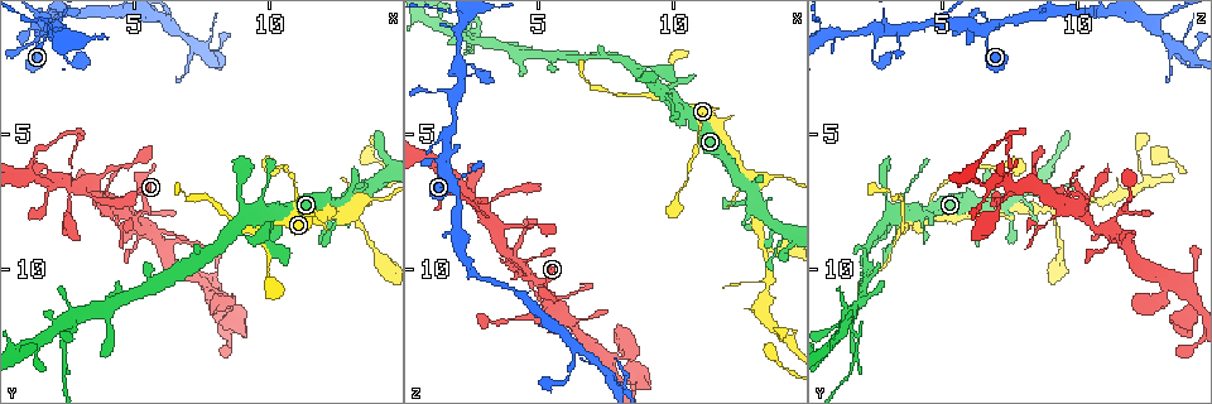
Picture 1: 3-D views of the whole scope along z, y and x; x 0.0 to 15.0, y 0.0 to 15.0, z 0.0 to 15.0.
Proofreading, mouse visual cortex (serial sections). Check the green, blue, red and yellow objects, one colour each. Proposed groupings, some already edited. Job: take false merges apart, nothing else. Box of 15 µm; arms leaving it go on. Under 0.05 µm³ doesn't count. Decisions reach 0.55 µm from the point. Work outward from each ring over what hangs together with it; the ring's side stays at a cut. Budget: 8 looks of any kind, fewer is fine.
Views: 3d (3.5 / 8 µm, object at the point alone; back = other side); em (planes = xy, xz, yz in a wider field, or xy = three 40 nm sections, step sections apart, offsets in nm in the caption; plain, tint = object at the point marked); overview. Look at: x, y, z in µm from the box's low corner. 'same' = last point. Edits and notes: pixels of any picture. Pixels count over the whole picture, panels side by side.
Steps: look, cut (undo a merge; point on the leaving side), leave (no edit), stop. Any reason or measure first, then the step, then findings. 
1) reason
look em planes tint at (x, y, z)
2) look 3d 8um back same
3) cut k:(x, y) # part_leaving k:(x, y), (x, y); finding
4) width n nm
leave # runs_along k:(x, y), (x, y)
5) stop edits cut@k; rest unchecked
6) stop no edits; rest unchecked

narrows sharply
look 3d 8um at (8.6, 8.2, 3.5)

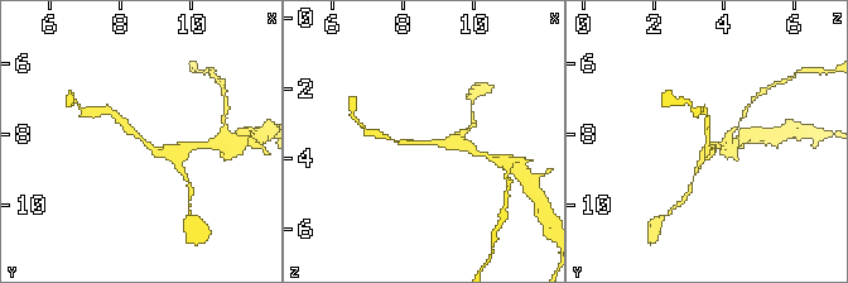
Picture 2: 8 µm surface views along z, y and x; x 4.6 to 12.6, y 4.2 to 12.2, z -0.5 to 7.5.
look em xy step 1 tint at (8.5, 8.1, 3.5)

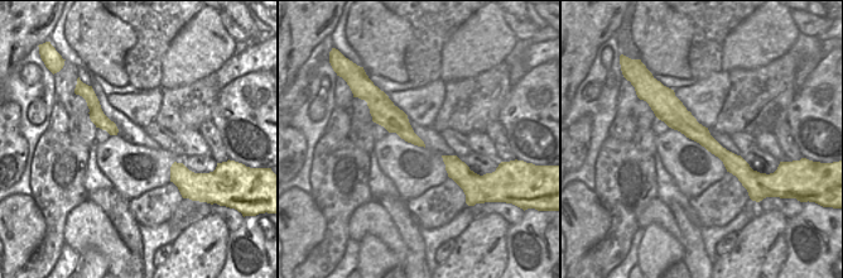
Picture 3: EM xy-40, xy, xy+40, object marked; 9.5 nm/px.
arm_widths 150, 250 nm
leave # runs_along 2:(172, 150), (157, 152), (111, 114); continuous, no second cell

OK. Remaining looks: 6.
arms part here
look 3d 3.5um back at (7.5, 9.5, 2.1)

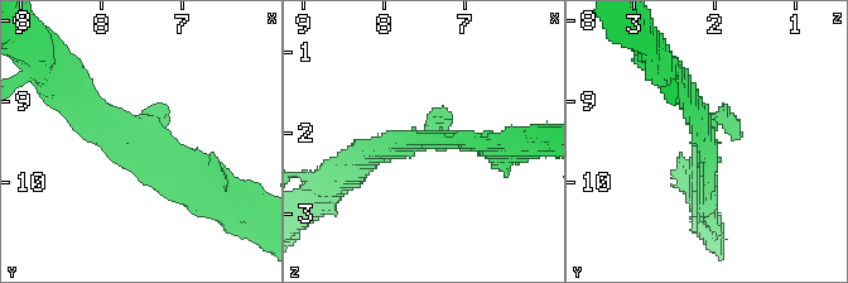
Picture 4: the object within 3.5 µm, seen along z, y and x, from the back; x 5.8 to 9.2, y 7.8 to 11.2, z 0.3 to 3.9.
need the tissue
look em planes tint at (7.45, 9.55, 2.10)

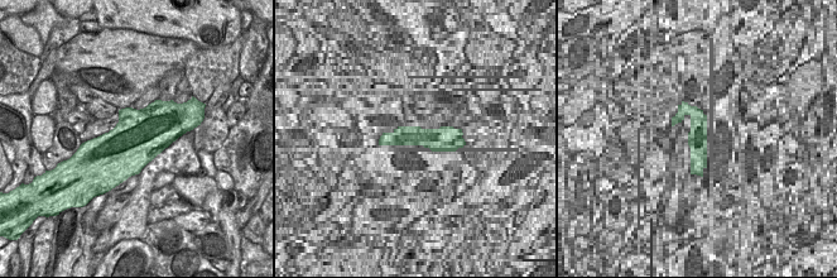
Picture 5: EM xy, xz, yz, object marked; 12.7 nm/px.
leave # runs_along 4:(78, 101), (217, 186); one cell here

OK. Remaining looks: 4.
sharp bend
look 3d 3.5um back at (13.3, 7.8, 9.1)

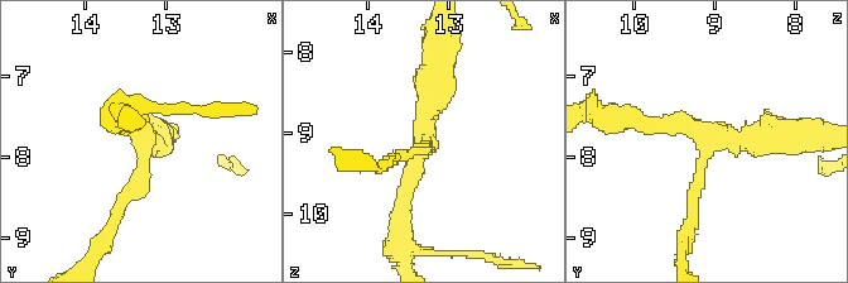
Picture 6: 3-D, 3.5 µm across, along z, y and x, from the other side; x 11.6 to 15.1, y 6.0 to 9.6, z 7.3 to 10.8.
now the EM
look em xy step 1 tint at (13.30, 7.70, 9.05)

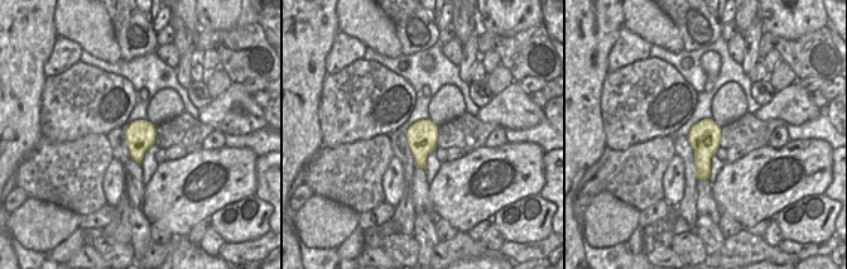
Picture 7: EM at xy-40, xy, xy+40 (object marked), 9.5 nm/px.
width 300 nm
leave # runs_along 6:(438, 53), (425, 144), (399, 212); one cell here

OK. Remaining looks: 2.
stop no edits; rest unchecked

